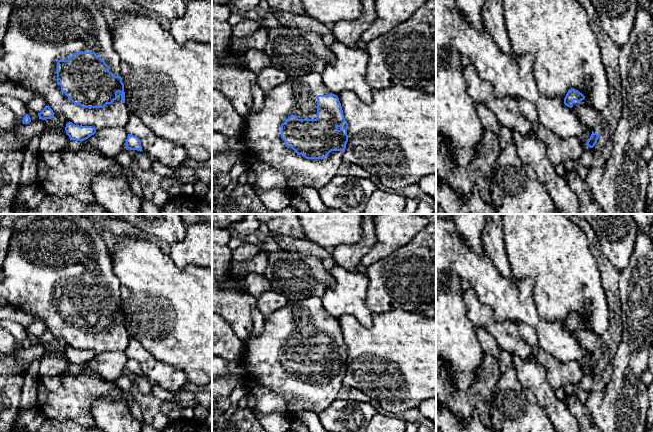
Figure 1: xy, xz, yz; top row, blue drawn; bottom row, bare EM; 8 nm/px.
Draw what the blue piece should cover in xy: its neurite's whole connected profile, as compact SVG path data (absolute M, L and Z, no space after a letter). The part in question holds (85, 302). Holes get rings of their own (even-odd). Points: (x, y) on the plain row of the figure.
M22 214L14 224L9 249L1 267L4 279L0 282L0 298L42 320L46 330L38 337L39 343L51 343L55 337L66 340L69 346L65 355L70 364L84 365L103 352L127 349L130 336L125 328L120 281L114 274L102 232L88 216Z

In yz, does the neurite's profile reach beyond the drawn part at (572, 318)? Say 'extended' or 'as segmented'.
extended

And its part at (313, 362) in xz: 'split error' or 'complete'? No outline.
split error

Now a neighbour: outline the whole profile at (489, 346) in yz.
M476 328L476 334L483 354L492 355L495 358L498 358L500 348L495 339L483 328Z

